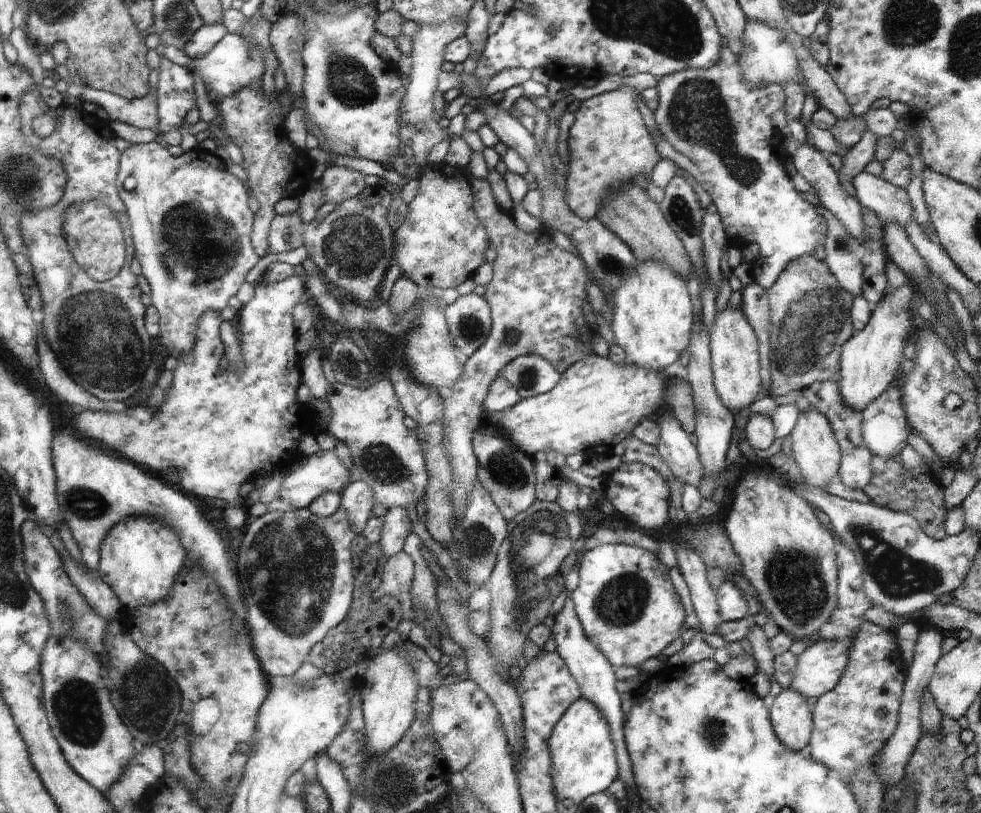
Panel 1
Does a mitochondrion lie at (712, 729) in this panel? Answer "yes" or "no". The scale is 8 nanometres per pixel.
yes

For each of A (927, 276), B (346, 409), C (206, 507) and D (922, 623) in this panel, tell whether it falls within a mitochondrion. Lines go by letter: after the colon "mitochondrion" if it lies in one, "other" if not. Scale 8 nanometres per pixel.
A: other
B: other
C: other
D: other

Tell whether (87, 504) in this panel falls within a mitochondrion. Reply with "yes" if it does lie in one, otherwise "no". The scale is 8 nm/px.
yes

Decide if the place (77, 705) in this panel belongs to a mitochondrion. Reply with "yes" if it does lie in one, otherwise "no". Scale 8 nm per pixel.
yes

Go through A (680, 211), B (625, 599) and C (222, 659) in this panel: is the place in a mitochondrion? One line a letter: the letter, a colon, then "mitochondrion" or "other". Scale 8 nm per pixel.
A: mitochondrion
B: mitochondrion
C: other

